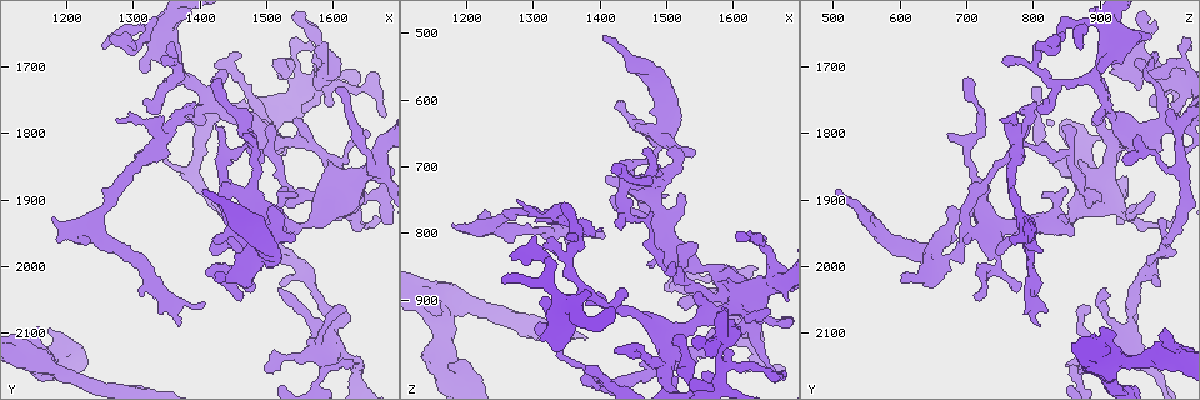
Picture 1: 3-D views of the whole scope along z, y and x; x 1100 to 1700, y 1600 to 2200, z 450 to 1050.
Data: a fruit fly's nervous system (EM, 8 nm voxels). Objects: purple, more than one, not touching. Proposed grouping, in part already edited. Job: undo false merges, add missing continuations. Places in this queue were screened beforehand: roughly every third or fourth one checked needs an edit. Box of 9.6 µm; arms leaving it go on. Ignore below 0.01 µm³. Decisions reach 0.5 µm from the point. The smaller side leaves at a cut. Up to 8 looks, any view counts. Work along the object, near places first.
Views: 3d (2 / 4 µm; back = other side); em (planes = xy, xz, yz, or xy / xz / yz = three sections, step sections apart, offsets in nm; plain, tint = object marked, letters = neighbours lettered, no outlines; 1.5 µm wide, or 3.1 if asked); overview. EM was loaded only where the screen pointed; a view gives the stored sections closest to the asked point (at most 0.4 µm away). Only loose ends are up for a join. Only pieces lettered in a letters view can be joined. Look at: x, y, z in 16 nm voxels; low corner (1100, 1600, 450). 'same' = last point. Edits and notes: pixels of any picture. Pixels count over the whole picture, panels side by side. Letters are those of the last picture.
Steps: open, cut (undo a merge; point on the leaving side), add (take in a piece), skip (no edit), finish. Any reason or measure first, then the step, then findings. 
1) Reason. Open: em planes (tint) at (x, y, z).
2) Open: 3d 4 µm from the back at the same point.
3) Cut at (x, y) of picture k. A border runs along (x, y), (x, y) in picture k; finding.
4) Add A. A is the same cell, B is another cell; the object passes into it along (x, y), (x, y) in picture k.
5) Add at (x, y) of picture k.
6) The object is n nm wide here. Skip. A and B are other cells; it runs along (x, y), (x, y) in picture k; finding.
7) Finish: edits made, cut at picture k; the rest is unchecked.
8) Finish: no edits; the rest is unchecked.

An open end. Open: em planes (letters) at (1640, 2145, 855).

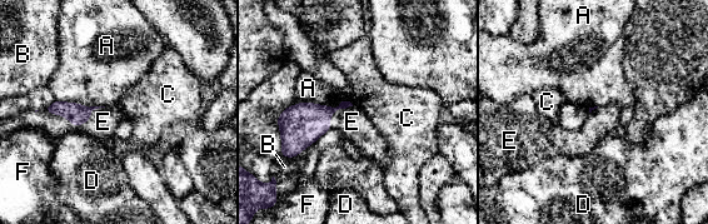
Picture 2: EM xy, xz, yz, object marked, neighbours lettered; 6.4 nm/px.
Add E. E is the same cell, A, B, C, D and F are other cells; the cell continues.

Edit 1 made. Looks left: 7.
An open end. Open: 3d 2 µm at (1570, 1690, 925).

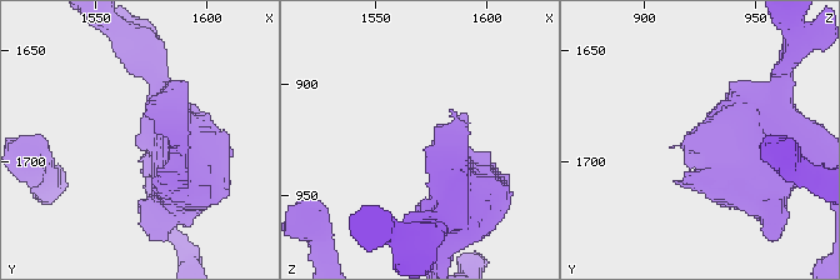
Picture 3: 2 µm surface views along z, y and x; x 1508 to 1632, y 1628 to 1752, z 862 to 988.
Open: em xz step 8 (tint) at (1577, 1685, 923).

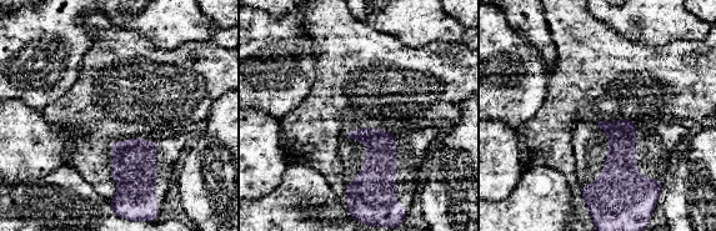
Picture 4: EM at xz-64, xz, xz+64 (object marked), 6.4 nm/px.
Cut it another way. Open: em planes (letters) at the same point.

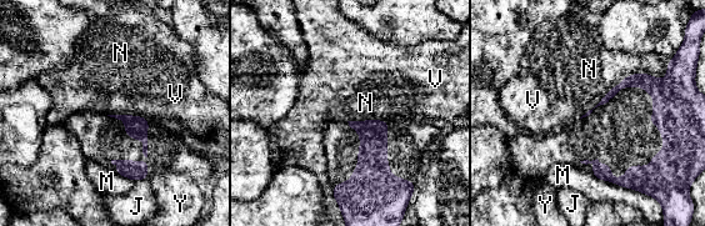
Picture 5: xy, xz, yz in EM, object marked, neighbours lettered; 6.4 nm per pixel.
Skip. J, M, N, V and Y are other cells; a border runs along (636, 73), (623, 78), (579, 117) in picture 5; no lettered piece goes on from it.

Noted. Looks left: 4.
Free end. Open: 3d 2 µm at (1360, 1665, 805).

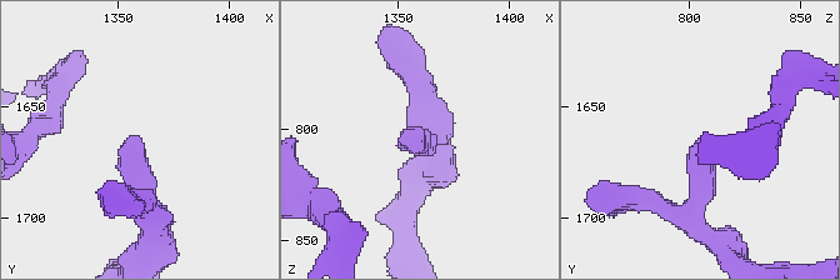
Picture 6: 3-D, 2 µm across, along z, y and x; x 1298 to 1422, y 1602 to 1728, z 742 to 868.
Now the EM. Open: em yz step 8 (letters) at (1360, 1665, 809).

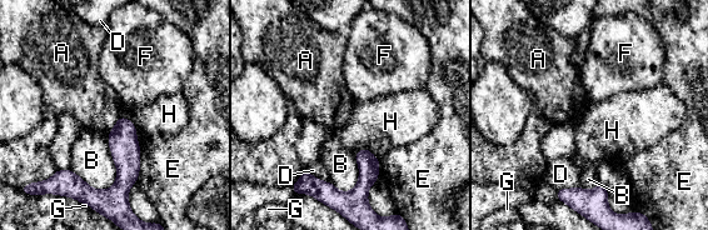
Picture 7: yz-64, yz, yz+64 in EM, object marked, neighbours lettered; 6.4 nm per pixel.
The object is 180 nm wide here. Skip. A, B, D, E, F, G and H are other cells; a border runs along (119, 115), (134, 125), (139, 143) in picture 7; none of them fits.

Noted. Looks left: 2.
Finish: edits made, add at picture 2; the rest is unchecked.

